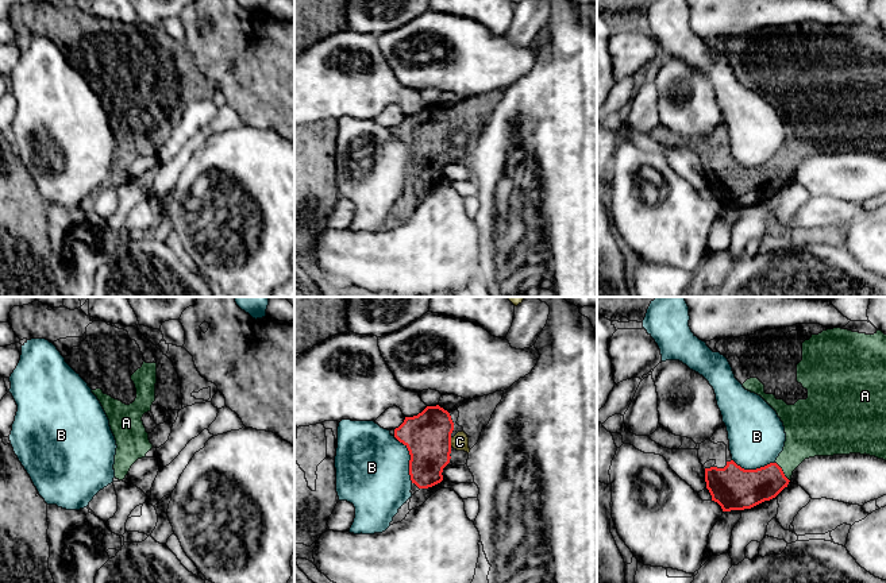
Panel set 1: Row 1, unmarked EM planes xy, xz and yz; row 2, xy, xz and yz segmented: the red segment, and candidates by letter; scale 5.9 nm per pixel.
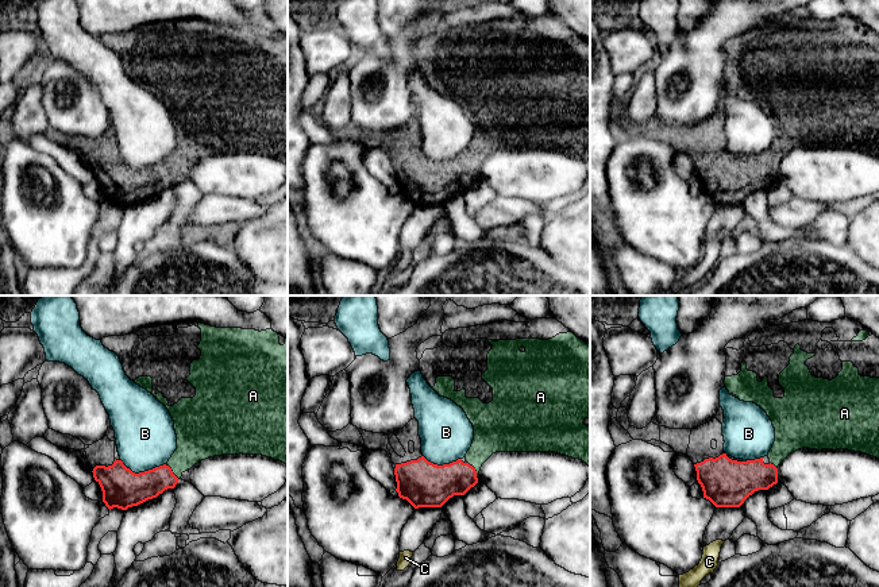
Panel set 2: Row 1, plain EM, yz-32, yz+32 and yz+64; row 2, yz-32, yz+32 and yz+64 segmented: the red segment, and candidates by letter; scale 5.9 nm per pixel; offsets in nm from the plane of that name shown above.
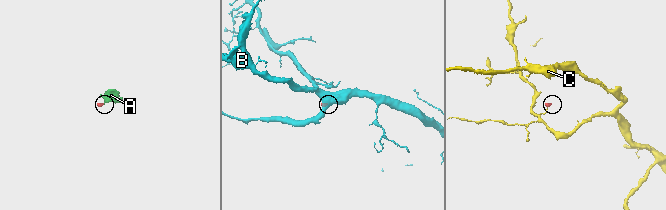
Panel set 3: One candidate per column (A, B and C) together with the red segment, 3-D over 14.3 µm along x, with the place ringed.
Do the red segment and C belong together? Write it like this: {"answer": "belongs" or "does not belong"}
{"answer": "does not belong"}

